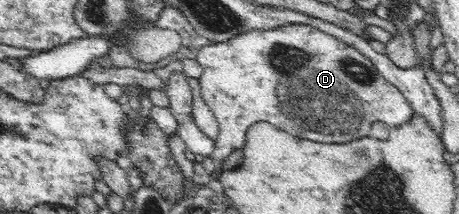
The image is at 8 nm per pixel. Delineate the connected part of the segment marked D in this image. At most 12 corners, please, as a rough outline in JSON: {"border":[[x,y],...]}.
{"border":[[309,25],[202,47],[216,164],[259,121],[332,143],[414,115]]}

